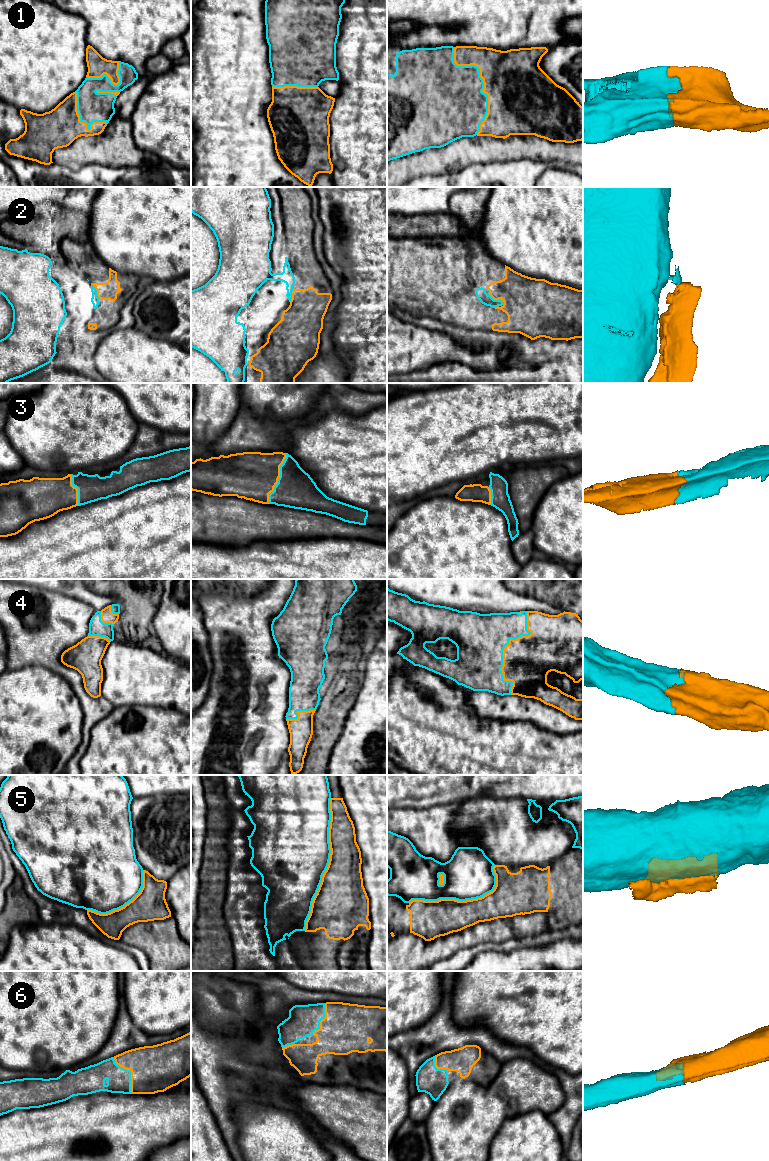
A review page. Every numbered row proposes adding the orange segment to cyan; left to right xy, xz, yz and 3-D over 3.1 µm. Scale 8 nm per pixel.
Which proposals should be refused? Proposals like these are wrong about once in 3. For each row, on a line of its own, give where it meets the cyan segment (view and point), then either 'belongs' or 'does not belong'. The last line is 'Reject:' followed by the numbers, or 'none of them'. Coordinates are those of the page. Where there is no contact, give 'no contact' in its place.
1: contact yz (482, 82); belongs
2: contact yz (496, 300); does not belong
3: contact xz (279, 478); belongs
4: contact yz (503, 649); belongs
5: contact xz (328, 863); does not belong
6: contact xy (130, 1072); belongs
Reject: 2, 5

